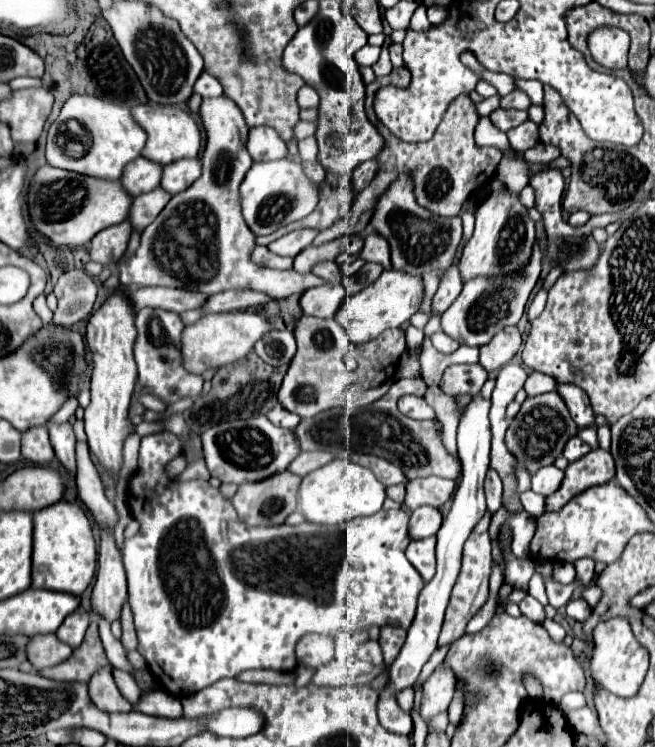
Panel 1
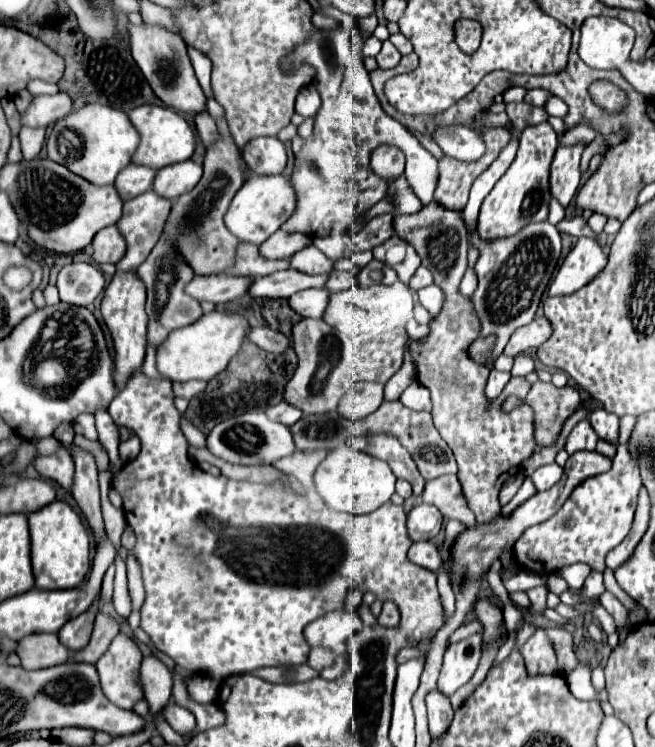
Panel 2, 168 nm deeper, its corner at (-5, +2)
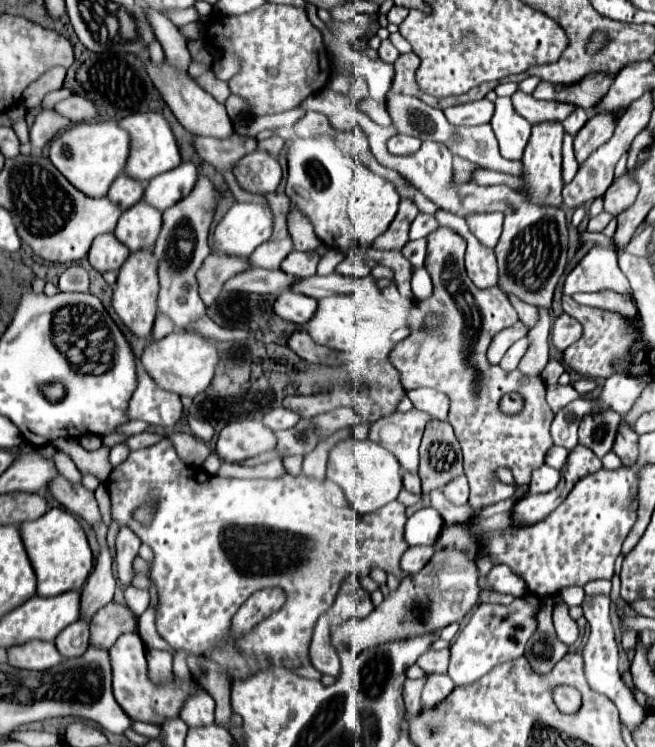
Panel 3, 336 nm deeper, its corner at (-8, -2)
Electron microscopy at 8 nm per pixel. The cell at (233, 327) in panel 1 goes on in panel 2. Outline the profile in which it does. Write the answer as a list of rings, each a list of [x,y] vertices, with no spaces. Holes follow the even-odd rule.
[[[222,312],[204,314],[194,324],[170,332],[166,344],[162,344],[162,348],[158,348],[156,352],[156,370],[160,372],[160,376],[172,382],[188,382],[188,380],[208,382],[228,366],[230,358],[240,350],[242,342],[246,340],[246,332],[248,322],[238,314],[222,314]]]

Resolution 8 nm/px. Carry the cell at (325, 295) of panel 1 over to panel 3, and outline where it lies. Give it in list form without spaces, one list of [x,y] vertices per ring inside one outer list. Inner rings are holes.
[[[281,292],[281,296],[275,302],[277,316],[295,322],[295,324],[307,324],[315,312],[317,312],[317,300],[309,296],[301,296],[297,292]]]

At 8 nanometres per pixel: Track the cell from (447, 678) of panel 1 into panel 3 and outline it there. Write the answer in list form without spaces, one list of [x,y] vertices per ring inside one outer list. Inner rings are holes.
[[[515,598],[509,606],[497,606],[497,604],[481,604],[469,624],[459,632],[455,642],[451,644],[451,660],[447,674],[455,682],[455,686],[467,686],[485,676],[493,666],[515,660],[523,656],[525,644],[529,636],[535,632],[535,614],[531,606],[523,602],[523,598]]]

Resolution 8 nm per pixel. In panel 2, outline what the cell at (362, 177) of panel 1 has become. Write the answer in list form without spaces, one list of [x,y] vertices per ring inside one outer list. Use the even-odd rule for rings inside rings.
[[[382,144],[372,152],[370,166],[372,166],[374,174],[378,174],[384,180],[396,178],[404,172],[404,154],[396,146]]]

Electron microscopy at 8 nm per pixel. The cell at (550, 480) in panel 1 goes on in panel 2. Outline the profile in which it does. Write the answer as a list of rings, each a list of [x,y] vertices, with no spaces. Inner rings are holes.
[[[554,462],[554,464],[546,464],[546,466],[540,466],[530,478],[536,486],[536,490],[548,490],[552,488],[562,476],[562,468]]]

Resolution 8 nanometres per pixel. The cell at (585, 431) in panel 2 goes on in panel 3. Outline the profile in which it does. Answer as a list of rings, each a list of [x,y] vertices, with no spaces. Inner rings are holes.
[[[615,412],[585,416],[579,424],[579,444],[593,450],[599,458],[603,458],[613,446],[613,436],[617,432],[619,422],[621,416]]]

